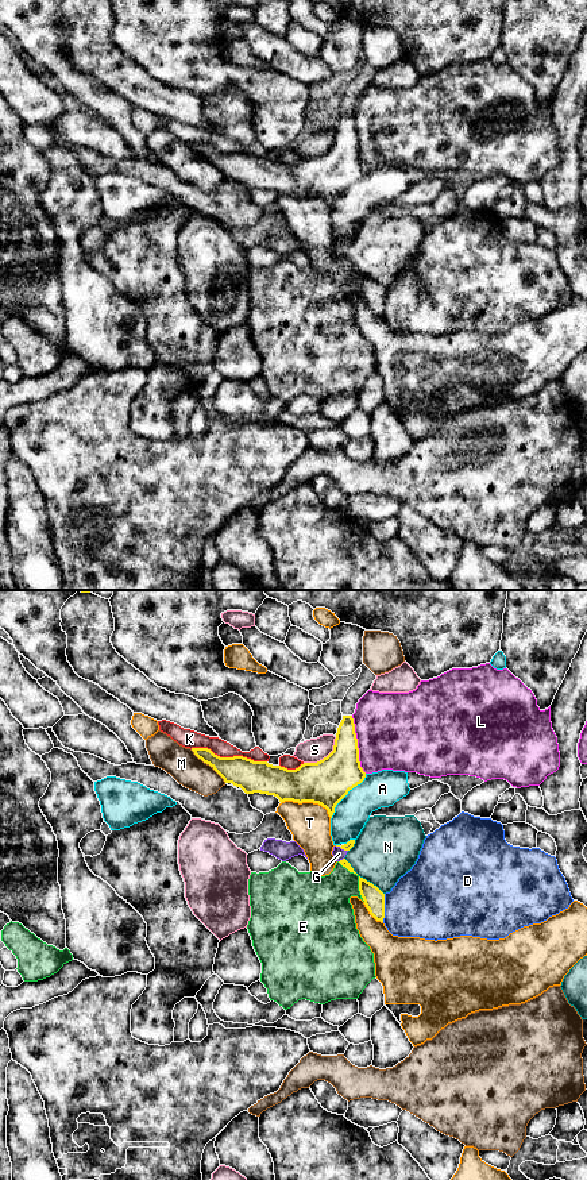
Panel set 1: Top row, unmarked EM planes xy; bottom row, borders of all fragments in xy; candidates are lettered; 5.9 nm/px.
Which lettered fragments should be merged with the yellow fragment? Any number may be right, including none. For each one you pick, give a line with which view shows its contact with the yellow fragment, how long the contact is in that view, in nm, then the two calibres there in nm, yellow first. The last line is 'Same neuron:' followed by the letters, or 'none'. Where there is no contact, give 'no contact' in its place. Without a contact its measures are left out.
Same neuron: none

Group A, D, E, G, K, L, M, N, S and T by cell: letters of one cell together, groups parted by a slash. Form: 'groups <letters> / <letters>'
groups A / D / E / G N / K / L / M / S / T

